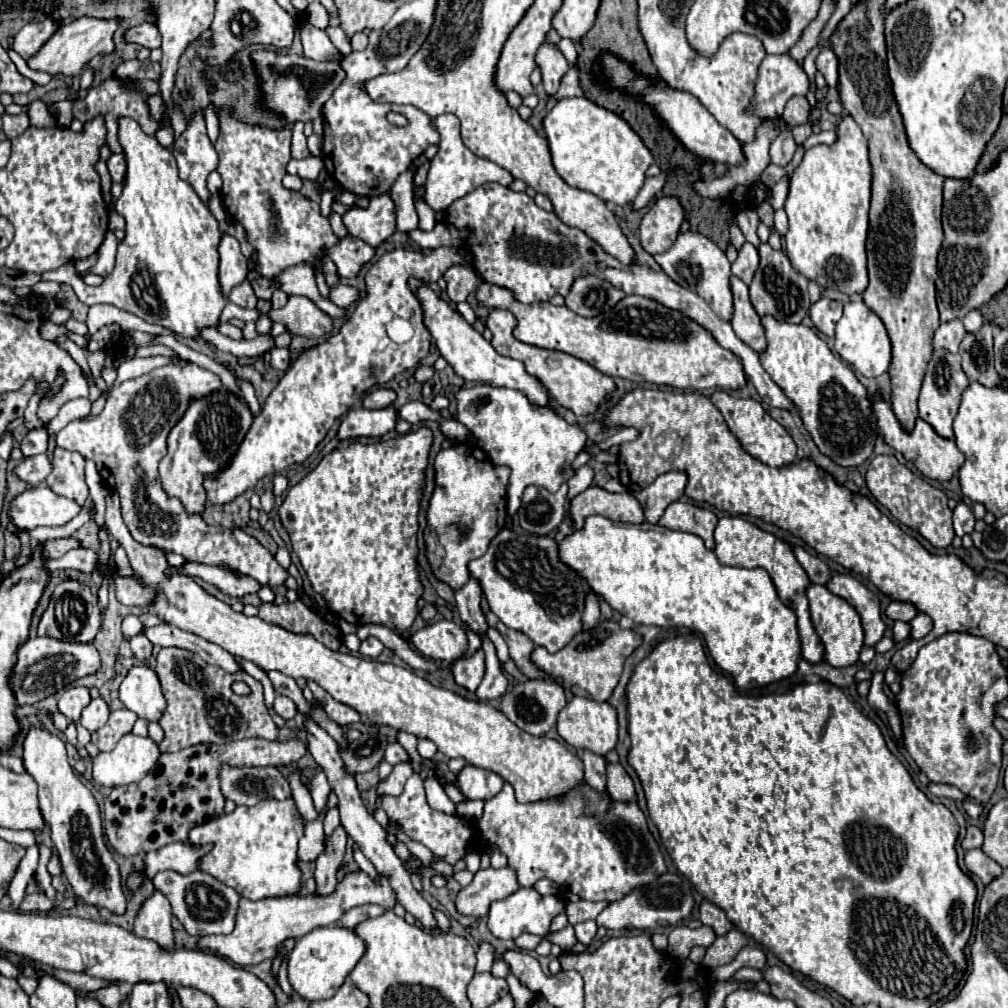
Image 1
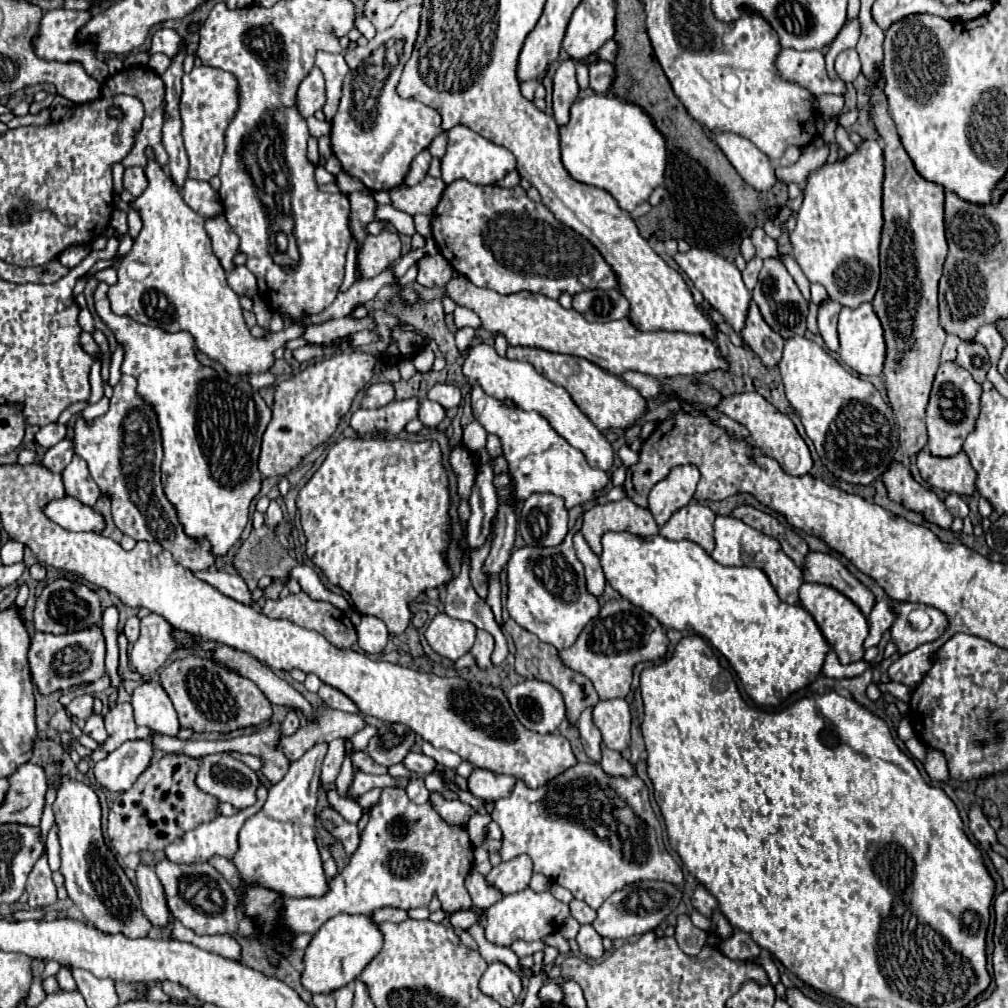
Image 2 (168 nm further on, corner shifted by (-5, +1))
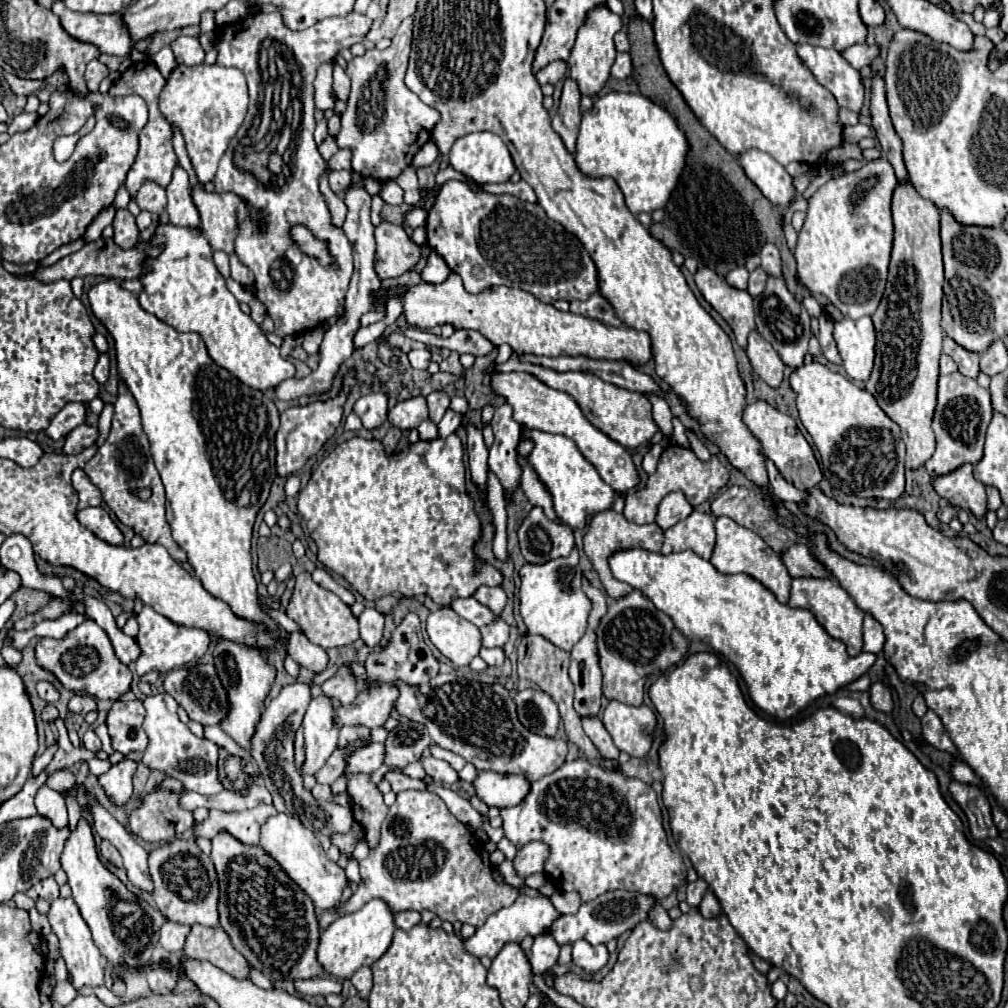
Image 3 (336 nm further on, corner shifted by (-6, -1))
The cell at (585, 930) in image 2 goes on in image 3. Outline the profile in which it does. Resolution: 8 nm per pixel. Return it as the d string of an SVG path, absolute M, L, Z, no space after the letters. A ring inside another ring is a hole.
M579 939L573 943L573 963L589 973L595 973L601 967L605 967L607 959L609 959L609 953L605 945L591 945L585 939Z

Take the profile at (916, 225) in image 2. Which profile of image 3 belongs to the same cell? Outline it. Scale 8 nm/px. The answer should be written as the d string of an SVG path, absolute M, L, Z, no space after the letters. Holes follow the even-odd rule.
M909 181L897 183L893 191L893 225L895 239L889 263L889 277L883 299L873 313L873 325L877 331L877 359L865 389L877 399L879 407L901 427L901 437L907 445L905 465L909 469L921 467L935 451L935 437L931 431L931 419L937 403L937 377L939 357L943 345L941 321L941 297L943 297L943 259L941 259L941 237L939 237L939 209L933 201L921 197Z

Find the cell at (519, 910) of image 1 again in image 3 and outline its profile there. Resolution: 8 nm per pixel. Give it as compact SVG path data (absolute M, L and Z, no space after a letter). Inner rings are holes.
M519 895L513 905L503 907L503 909L495 911L493 915L489 915L489 917L487 917L487 923L485 923L483 927L479 927L473 937L465 939L465 949L467 949L471 955L475 955L475 957L487 955L487 957L493 959L493 957L501 951L501 947L503 947L505 943L509 943L509 941L521 943L527 935L537 937L537 935L547 933L547 931L551 929L553 921L555 921L559 915L561 915L561 913L551 905L549 897L527 897L527 895Z

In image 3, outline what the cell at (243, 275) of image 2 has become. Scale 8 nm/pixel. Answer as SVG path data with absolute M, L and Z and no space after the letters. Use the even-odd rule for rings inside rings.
M231 255L231 277L233 277L237 283L241 283L243 287L253 287L253 283L255 283L253 273L251 273L245 265L241 265L235 255Z

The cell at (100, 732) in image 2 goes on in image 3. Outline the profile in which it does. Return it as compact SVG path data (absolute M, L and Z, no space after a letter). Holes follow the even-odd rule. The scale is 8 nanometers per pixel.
M89 729L85 735L83 735L83 745L89 749L89 751L93 751L93 753L97 753L99 749L101 749L101 741L99 741L99 737L97 737L97 733L93 731L93 729Z

